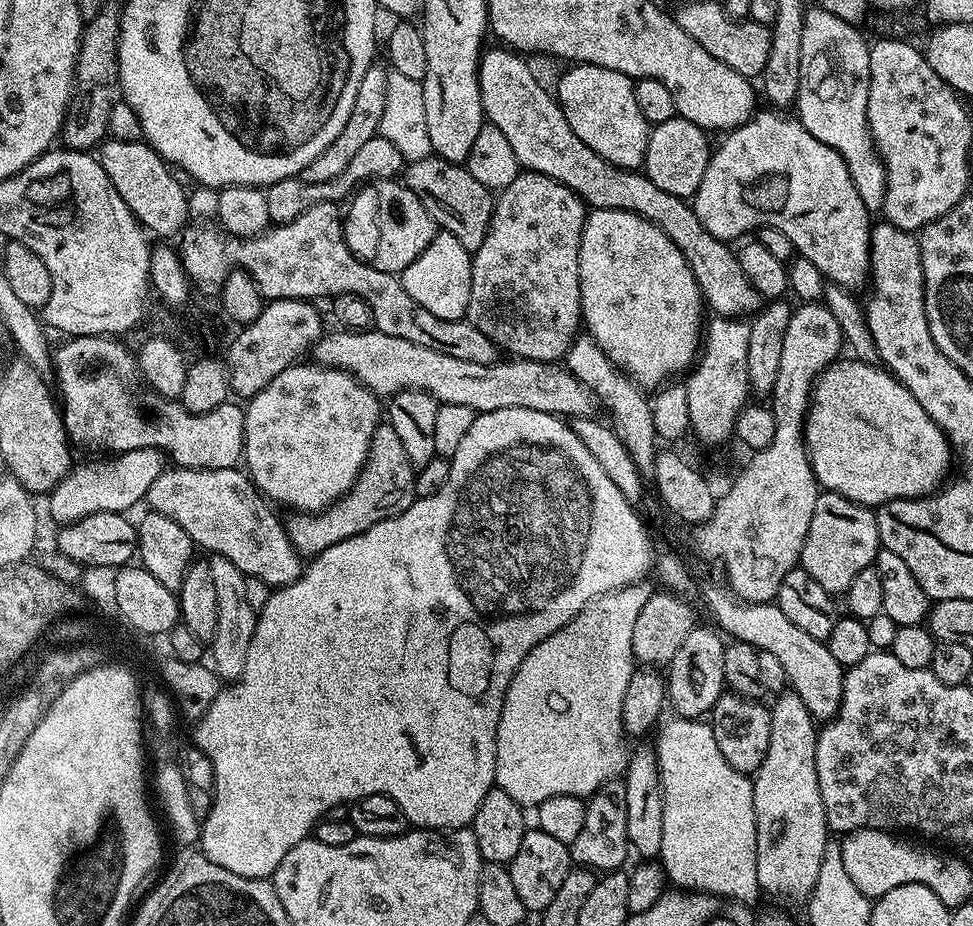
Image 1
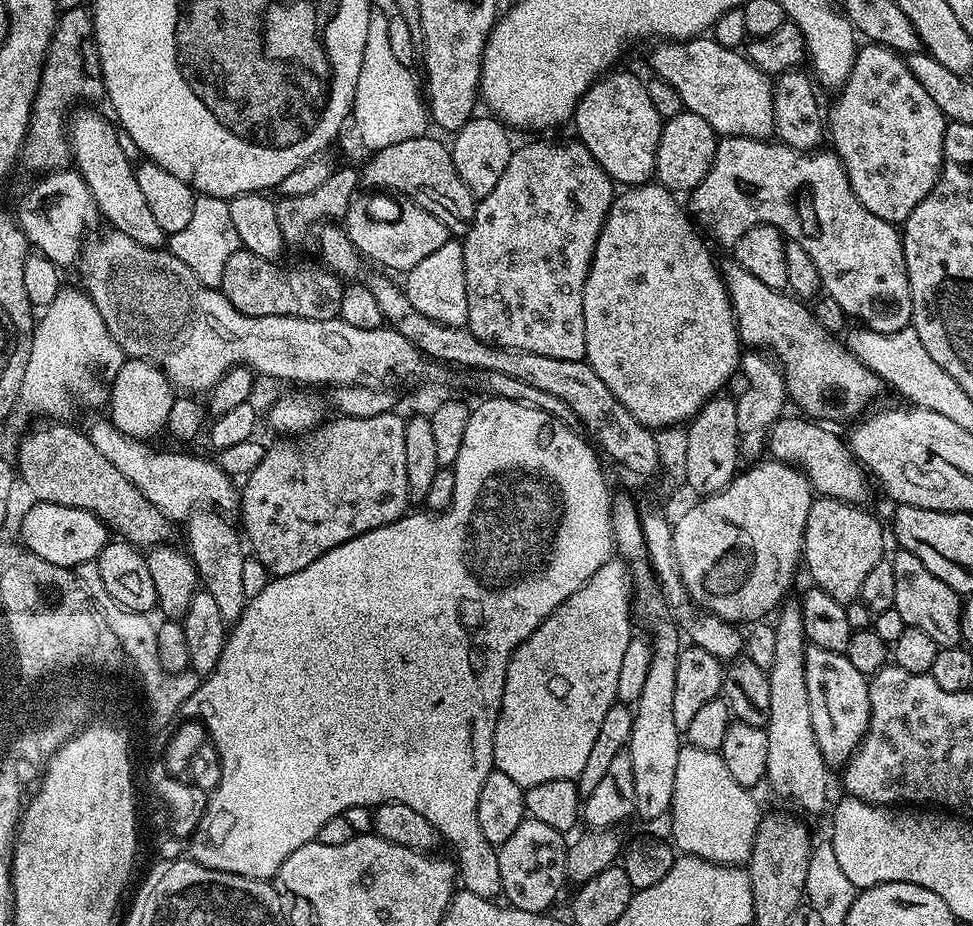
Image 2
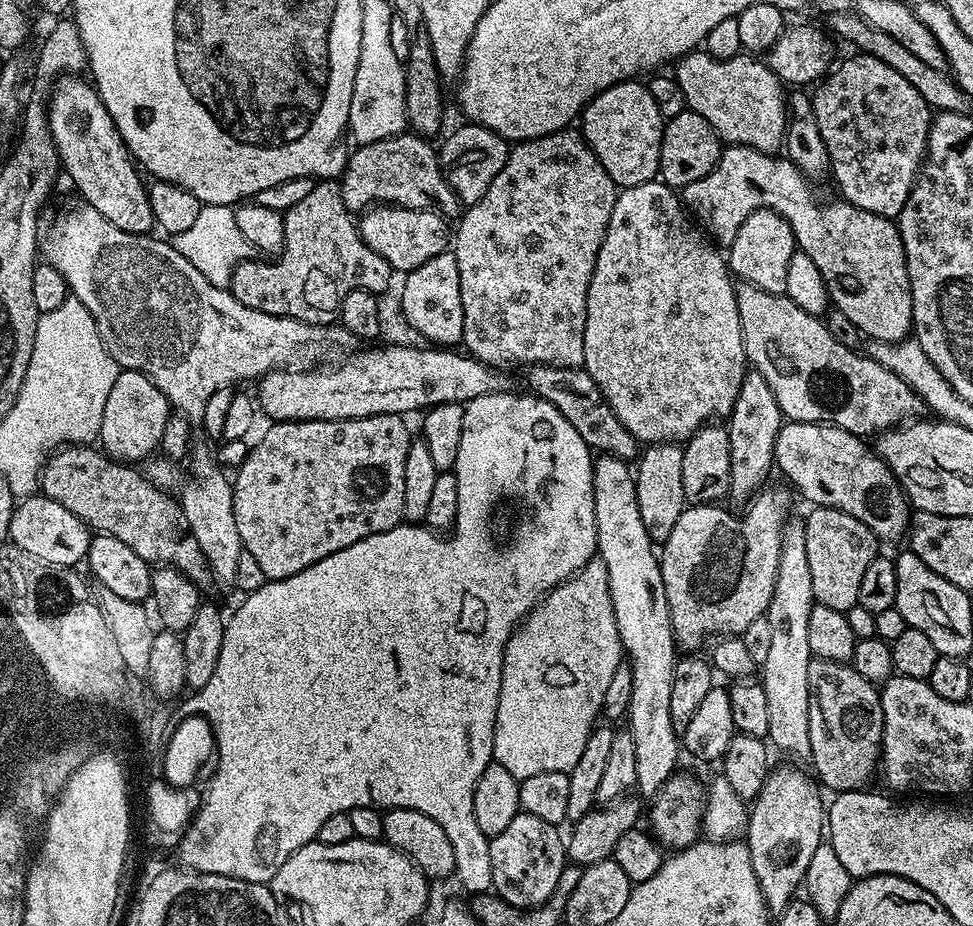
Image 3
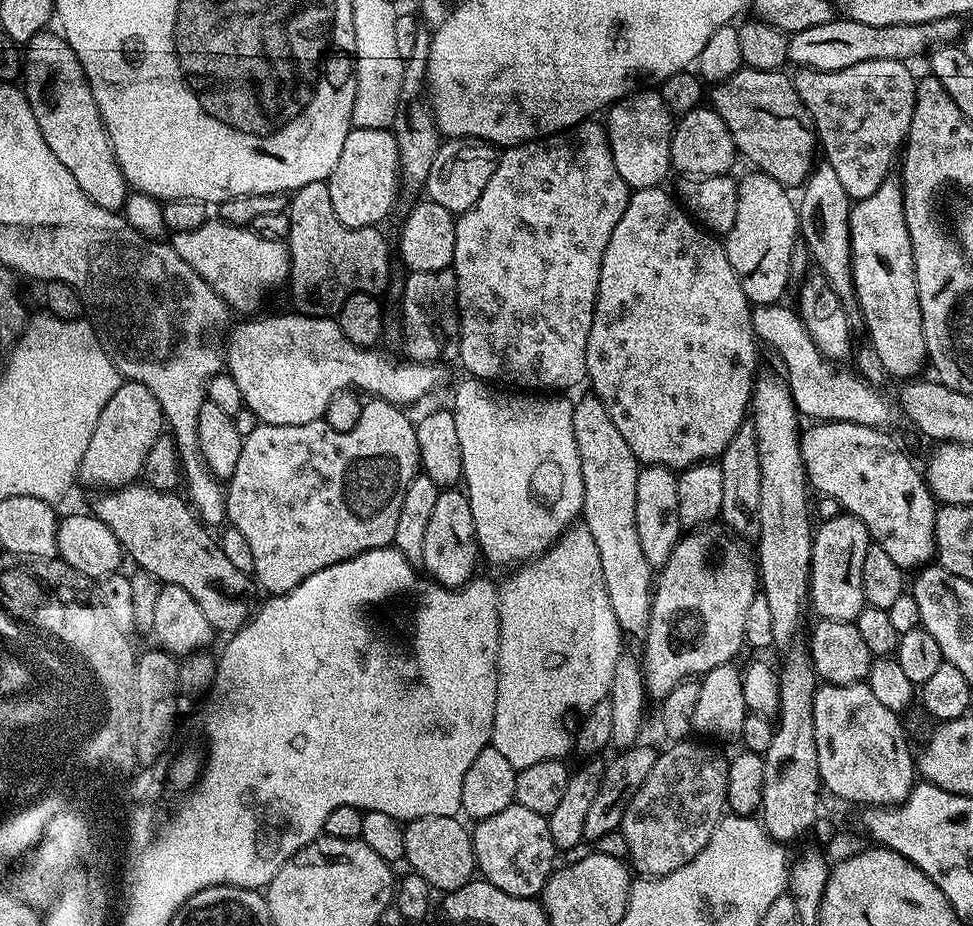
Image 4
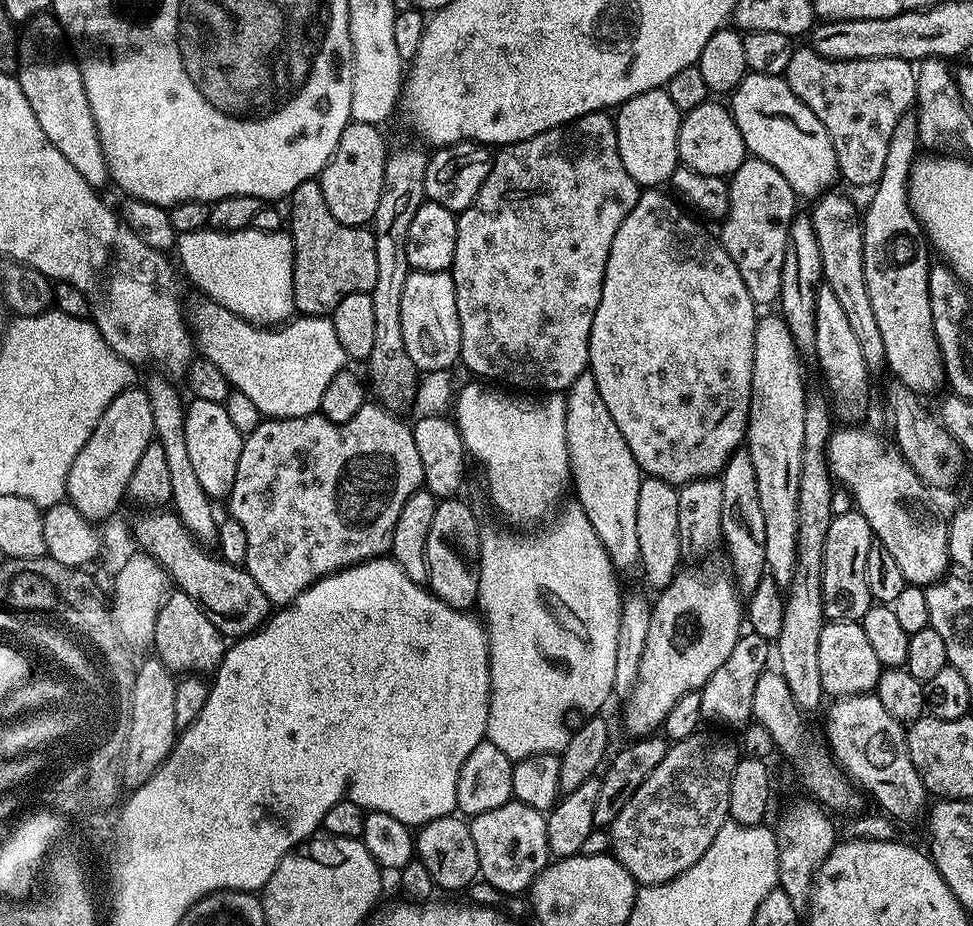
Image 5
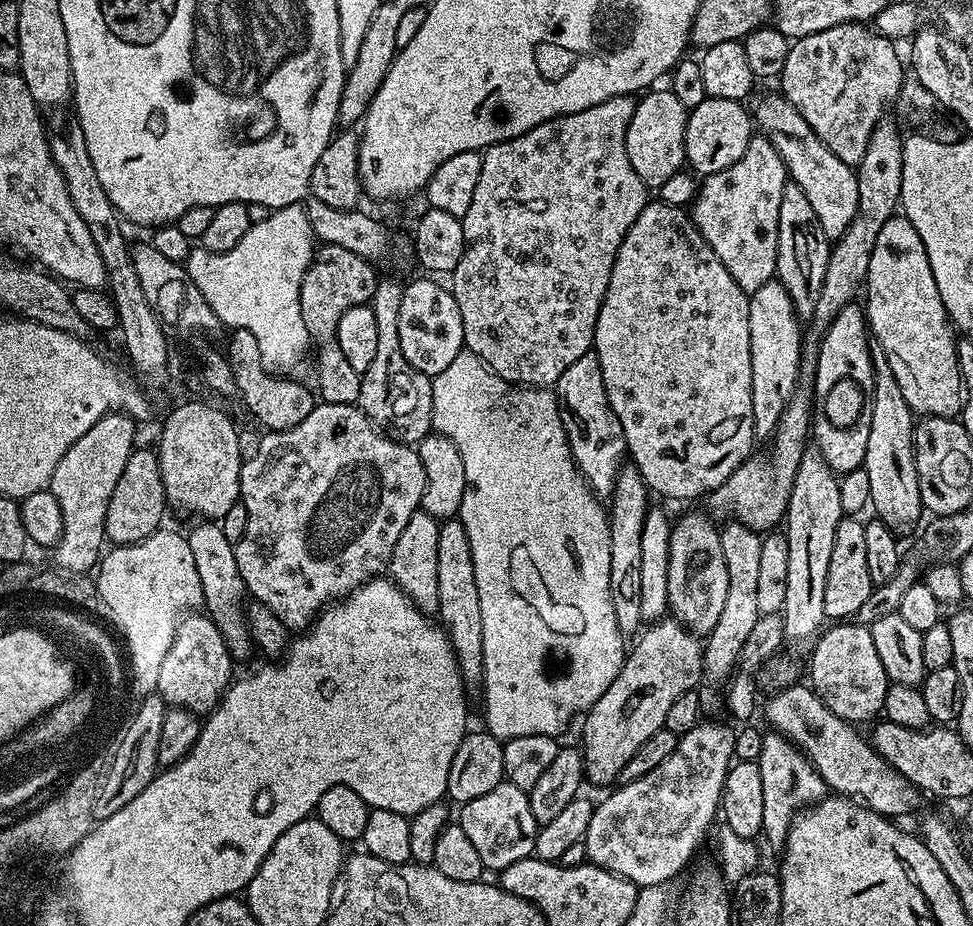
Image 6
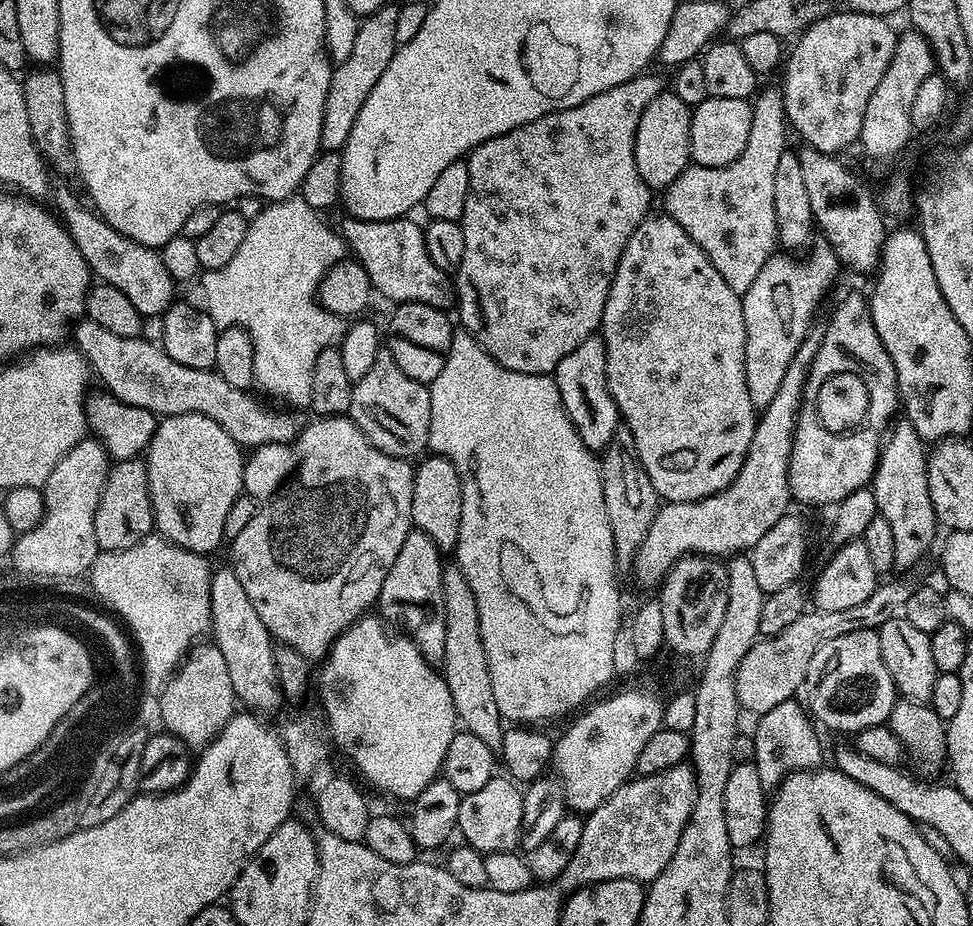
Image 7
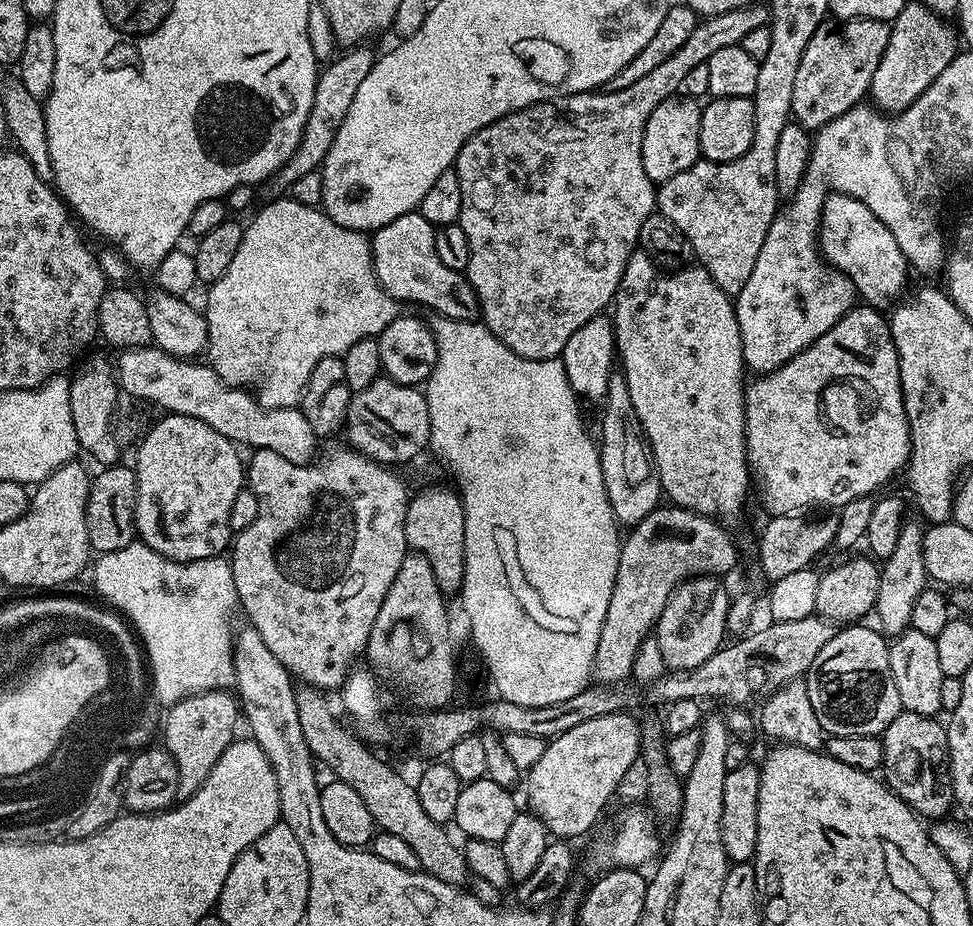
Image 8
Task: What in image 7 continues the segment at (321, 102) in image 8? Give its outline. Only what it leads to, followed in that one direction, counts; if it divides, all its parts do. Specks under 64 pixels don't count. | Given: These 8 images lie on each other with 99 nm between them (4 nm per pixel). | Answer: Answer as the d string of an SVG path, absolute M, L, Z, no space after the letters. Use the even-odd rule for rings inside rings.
M392 2L385 8L379 8L378 11L363 17L360 20L358 38L354 38L354 47L346 57L346 62L333 67L320 135L320 147L323 151L340 152L350 138L350 130L354 130L354 118L358 118L362 102L366 102L370 90L374 90L374 85L378 83L378 78L382 78L386 66L390 66L390 58L394 58L398 47L394 38L394 26L397 22L398 7Z

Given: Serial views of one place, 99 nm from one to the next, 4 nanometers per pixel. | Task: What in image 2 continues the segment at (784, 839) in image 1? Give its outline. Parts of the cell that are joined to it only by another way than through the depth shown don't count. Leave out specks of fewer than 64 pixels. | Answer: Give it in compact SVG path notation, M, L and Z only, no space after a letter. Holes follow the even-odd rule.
M795 611L786 613L780 624L775 625L775 632L774 664L767 671L770 682L770 714L766 725L766 784L769 784L773 797L784 792L784 796L792 796L792 800L800 800L800 804L808 804L808 808L823 811L824 801L828 798L828 770L824 766L826 757L815 740L814 727L811 726L804 674L806 637L799 615Z

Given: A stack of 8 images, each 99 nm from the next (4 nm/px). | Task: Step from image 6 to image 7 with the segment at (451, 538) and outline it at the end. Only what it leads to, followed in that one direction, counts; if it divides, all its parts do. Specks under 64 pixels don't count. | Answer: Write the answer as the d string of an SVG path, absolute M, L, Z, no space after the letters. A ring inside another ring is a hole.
M454 562L444 564L442 574L442 602L446 610L446 650L442 661L442 675L450 686L450 698L454 698L456 719L463 731L486 742L490 750L499 753L506 721L494 702L494 686L490 682L490 666L486 662L486 646L482 646L482 630L478 626L478 602L474 602L474 590L466 582L466 574Z

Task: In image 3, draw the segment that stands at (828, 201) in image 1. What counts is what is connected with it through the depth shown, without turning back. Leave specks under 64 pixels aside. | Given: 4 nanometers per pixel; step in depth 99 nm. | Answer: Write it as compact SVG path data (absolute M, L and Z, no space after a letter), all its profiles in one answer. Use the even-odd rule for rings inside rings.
M725 147L721 151L720 161L710 174L684 185L682 203L685 209L695 217L699 227L720 246L730 246L734 242L742 222L746 222L746 218L750 218L750 214L756 212L756 209L770 207L777 210L790 222L799 251L814 258L814 266L822 270L822 278L828 287L828 295L835 311L844 314L869 341L898 344L909 339L913 331L912 291L899 227L887 216L855 208L847 202L832 204L829 208L818 208L808 197L808 192L804 189L806 177L797 170L795 164L787 158L782 162L776 159L778 158L773 155L753 148Z

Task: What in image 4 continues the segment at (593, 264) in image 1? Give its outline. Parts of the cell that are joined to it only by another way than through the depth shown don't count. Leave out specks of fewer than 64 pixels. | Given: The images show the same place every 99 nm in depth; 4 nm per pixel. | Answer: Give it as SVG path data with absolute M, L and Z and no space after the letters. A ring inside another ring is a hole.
M660 186L635 189L629 195L622 218L618 218L618 226L614 226L614 234L610 234L610 242L606 242L606 254L602 254L602 274L598 282L594 322L590 326L590 338L586 342L586 380L589 385L592 383L591 391L600 399L614 426L618 426L618 434L626 438L626 446L630 446L641 465L661 464L673 470L683 470L691 464L723 456L730 438L734 438L738 426L742 426L742 422L749 415L754 397L754 381L758 376L758 337L752 328L753 305L749 304L738 282L738 274L734 274L734 266L730 266L730 258L723 243L713 233L697 224L675 199L672 201L663 192L664 190Z

